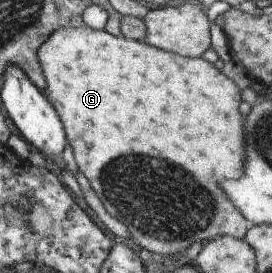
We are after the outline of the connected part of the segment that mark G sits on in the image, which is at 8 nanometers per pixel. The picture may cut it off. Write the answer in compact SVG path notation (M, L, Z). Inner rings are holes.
M58 28L52 32L44 44L36 50L36 58L46 82L46 90L43 94L47 101L54 107L56 114L65 132L66 142L72 148L77 170L88 180L88 184L96 197L100 200L107 214L121 222L129 232L130 242L138 244L148 252L172 256L191 246L193 243L204 244L217 236L232 236L242 239L245 231L253 224L249 223L234 208L234 204L225 196L224 190L220 188L220 178L236 178L242 172L244 162L244 138L242 138L242 116L238 106L240 104L240 90L225 75L222 75L212 63L208 63L201 57L183 57L176 53L160 50L152 47L146 42L135 41L124 36L112 36L103 30L82 28ZM186 170L188 170L188 202L186 202Z

